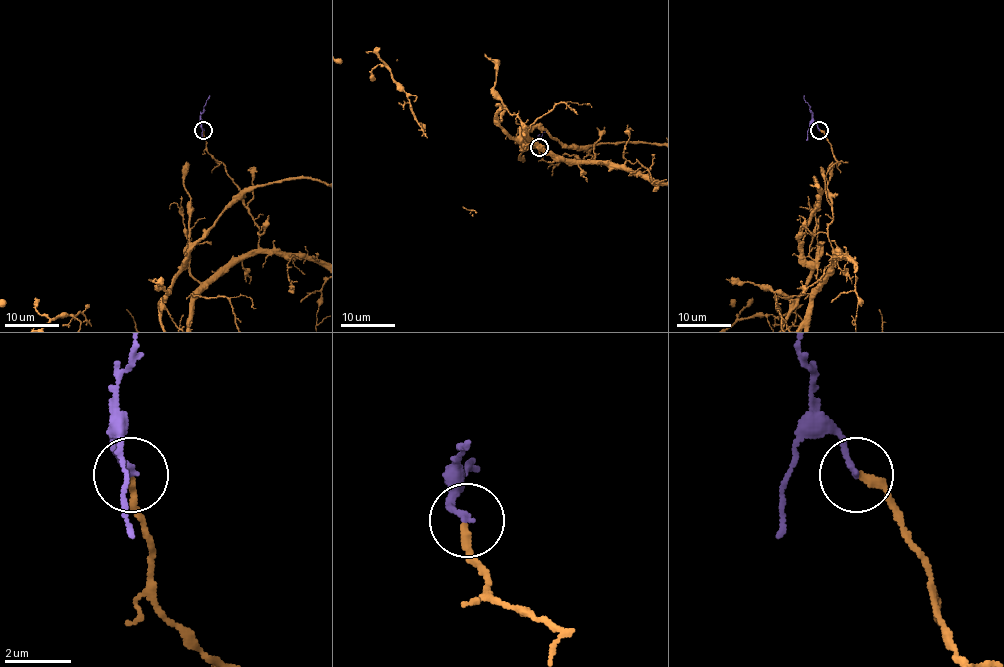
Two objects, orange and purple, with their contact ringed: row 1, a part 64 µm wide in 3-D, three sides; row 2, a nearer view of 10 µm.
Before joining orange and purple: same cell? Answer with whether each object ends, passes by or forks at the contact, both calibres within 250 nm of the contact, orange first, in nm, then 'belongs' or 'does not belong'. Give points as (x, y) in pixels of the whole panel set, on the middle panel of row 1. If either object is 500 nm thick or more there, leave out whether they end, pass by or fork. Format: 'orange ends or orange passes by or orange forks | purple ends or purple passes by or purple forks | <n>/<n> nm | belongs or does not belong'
orange ends | purple ends | 280/180 nm | belongs

